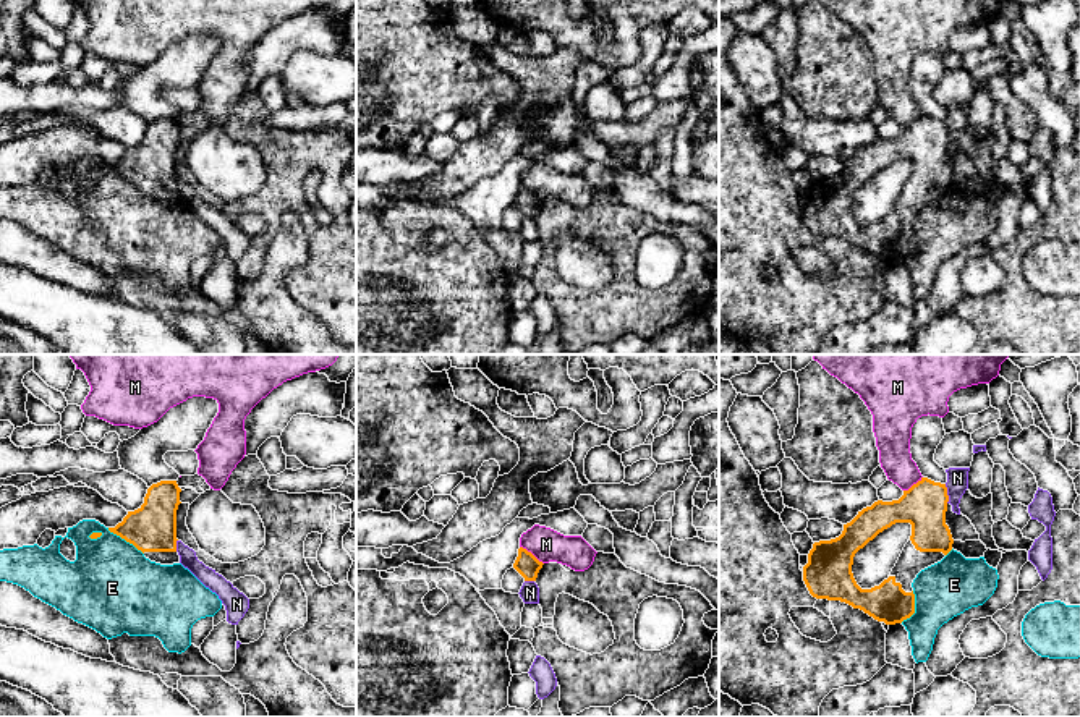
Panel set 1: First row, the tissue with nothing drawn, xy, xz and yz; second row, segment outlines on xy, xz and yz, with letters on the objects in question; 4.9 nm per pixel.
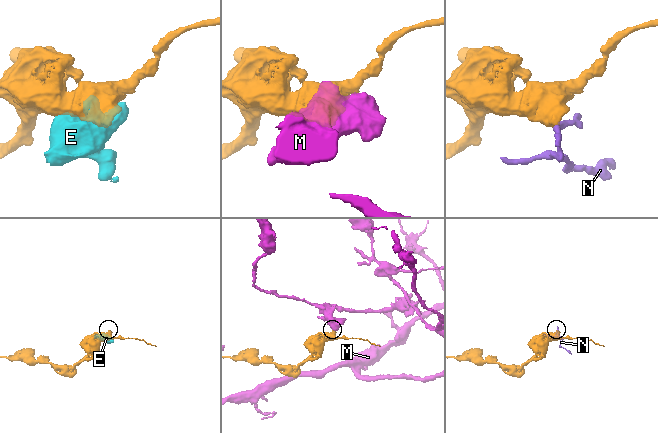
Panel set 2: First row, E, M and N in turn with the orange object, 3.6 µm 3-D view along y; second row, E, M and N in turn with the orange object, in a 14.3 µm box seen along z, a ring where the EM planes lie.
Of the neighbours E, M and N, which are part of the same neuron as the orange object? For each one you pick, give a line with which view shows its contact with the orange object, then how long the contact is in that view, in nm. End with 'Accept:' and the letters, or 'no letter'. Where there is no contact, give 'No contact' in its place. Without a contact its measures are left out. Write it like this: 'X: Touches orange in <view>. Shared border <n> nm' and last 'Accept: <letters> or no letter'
Accept: no letter

